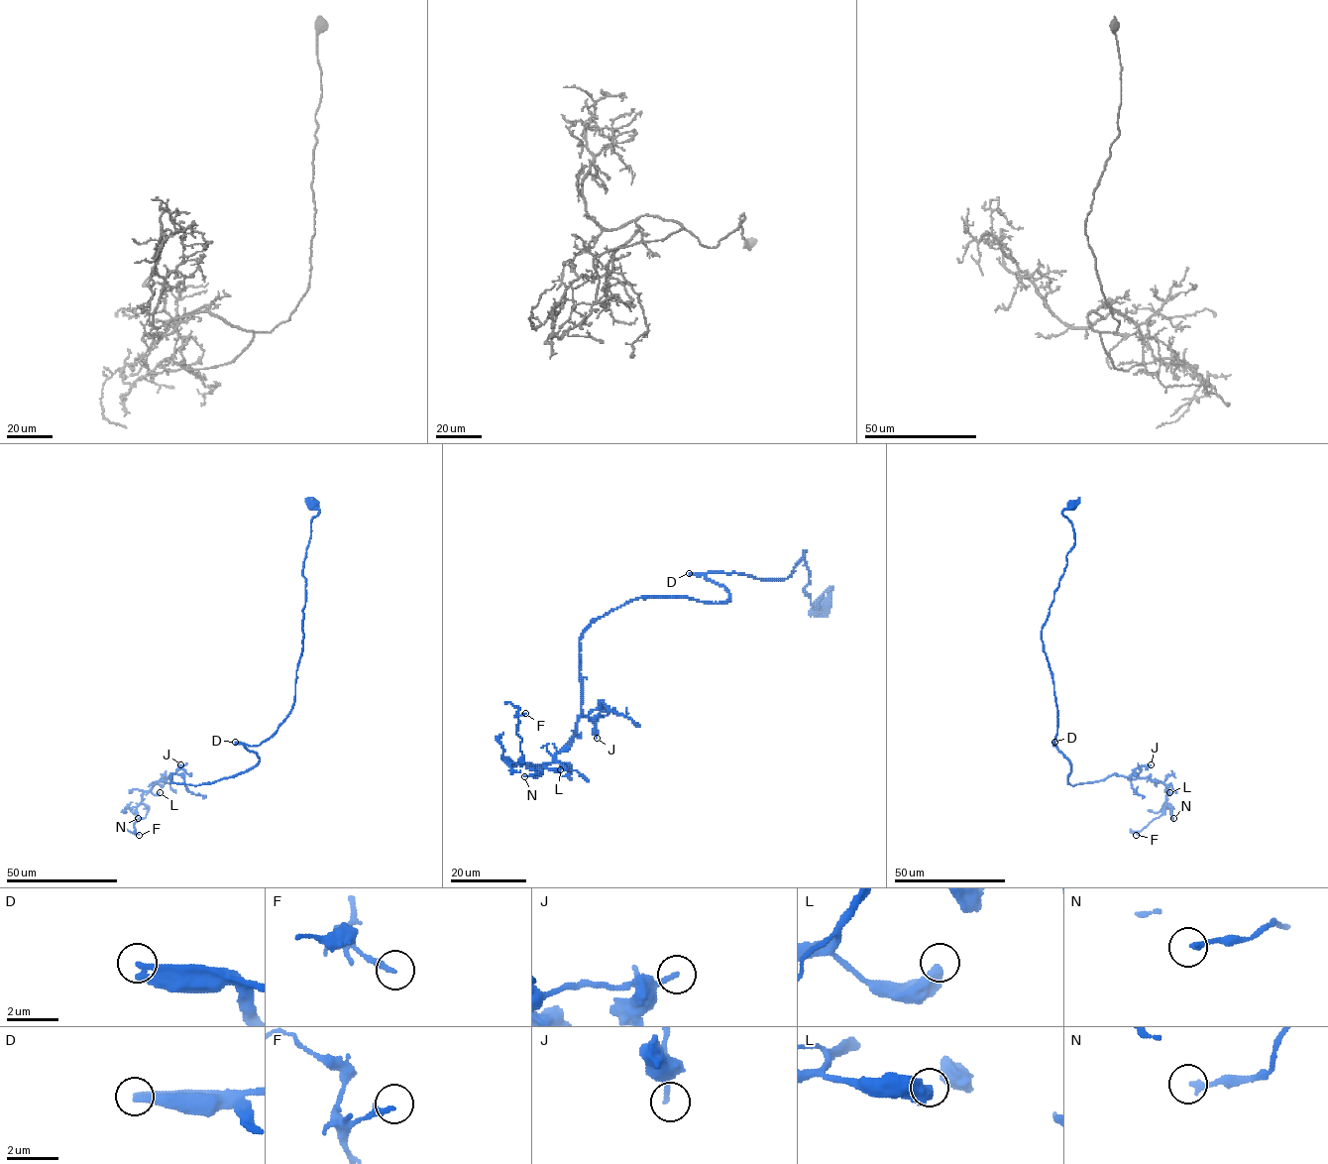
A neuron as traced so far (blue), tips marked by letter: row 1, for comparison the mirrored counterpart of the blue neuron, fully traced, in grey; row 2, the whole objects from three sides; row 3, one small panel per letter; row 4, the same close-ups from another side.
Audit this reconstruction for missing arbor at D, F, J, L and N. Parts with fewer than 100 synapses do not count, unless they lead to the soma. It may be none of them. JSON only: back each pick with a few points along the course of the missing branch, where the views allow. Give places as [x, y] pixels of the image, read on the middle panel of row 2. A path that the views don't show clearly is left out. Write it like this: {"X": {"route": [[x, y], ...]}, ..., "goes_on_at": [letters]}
{"goes_on_at": ["D"]}

